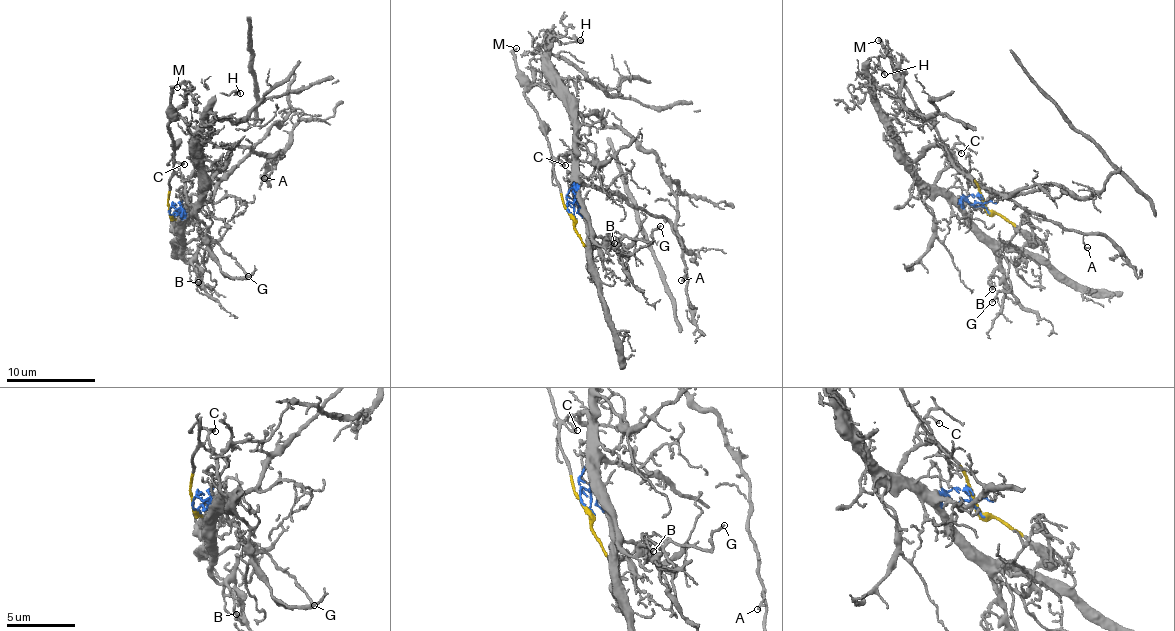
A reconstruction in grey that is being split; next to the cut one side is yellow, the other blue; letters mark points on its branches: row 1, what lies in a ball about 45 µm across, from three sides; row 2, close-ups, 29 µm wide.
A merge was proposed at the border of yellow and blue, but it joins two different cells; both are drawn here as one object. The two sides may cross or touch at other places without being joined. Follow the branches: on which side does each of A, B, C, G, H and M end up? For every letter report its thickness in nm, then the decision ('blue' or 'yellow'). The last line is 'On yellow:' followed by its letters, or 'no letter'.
A: calibre 170 nm; blue
B: calibre 150 nm; blue
C: calibre 150 nm; yellow
G: calibre 160 nm; blue
H: calibre 100 nm; blue
M: calibre 220 nm; yellow
On yellow: C, M

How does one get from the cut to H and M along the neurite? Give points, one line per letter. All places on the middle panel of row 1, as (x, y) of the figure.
H: (573, 216), (574, 134), (563, 88), (545, 51), (551, 37), (549, 33), (580, 41)
M: (571, 216), (561, 200), (543, 122), (527, 99), (515, 64), (513, 53), (517, 48)

